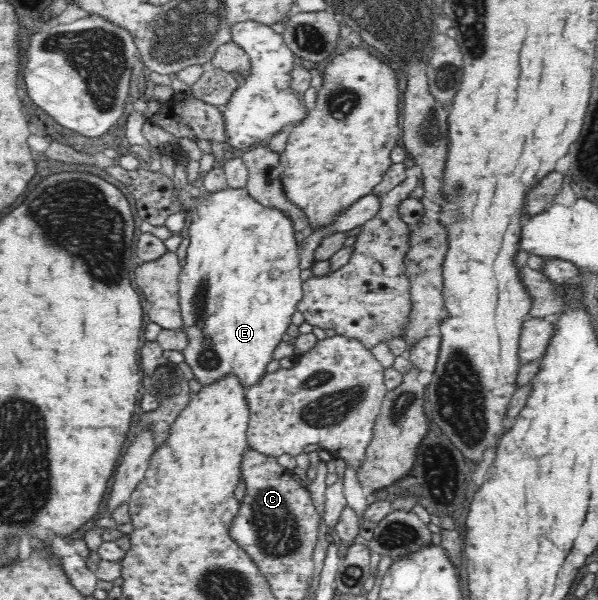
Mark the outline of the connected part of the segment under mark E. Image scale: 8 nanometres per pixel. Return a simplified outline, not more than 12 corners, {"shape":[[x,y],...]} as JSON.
{"shape":[[247,188],[187,213],[203,386],[261,383],[303,295],[293,220]]}

